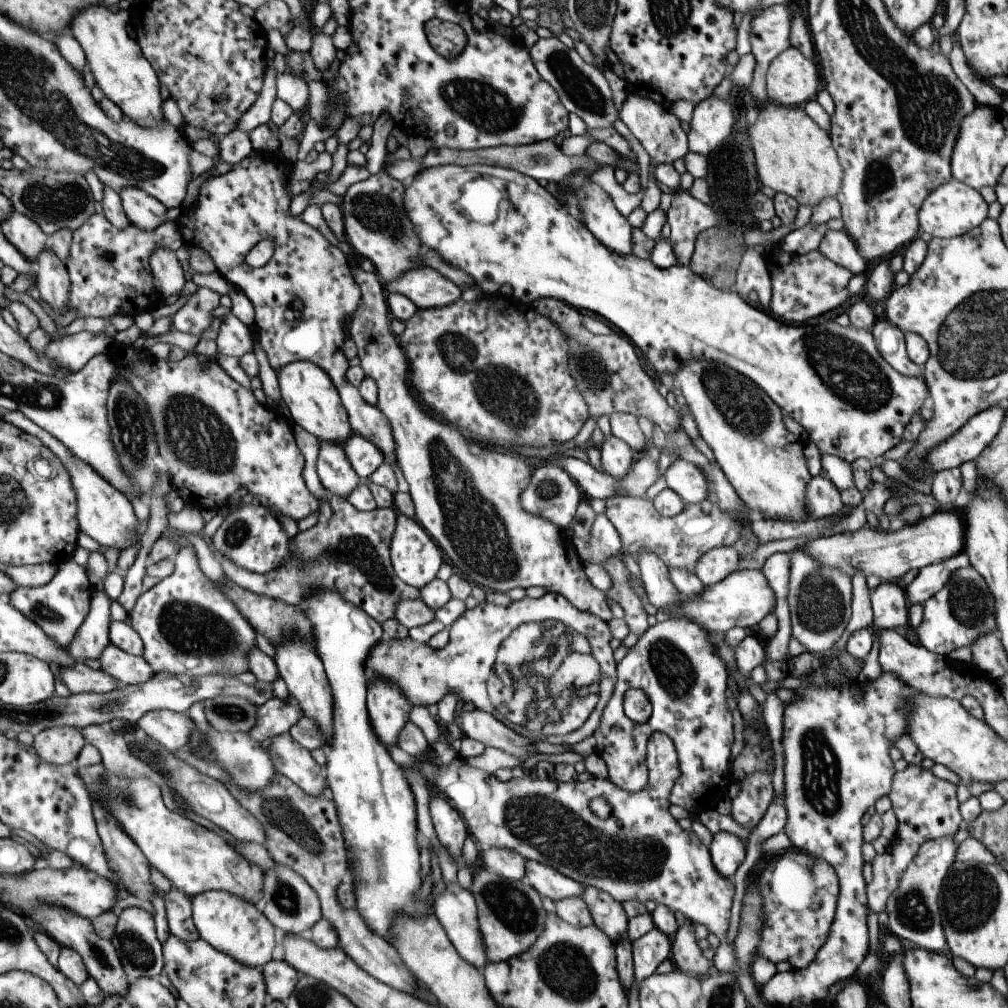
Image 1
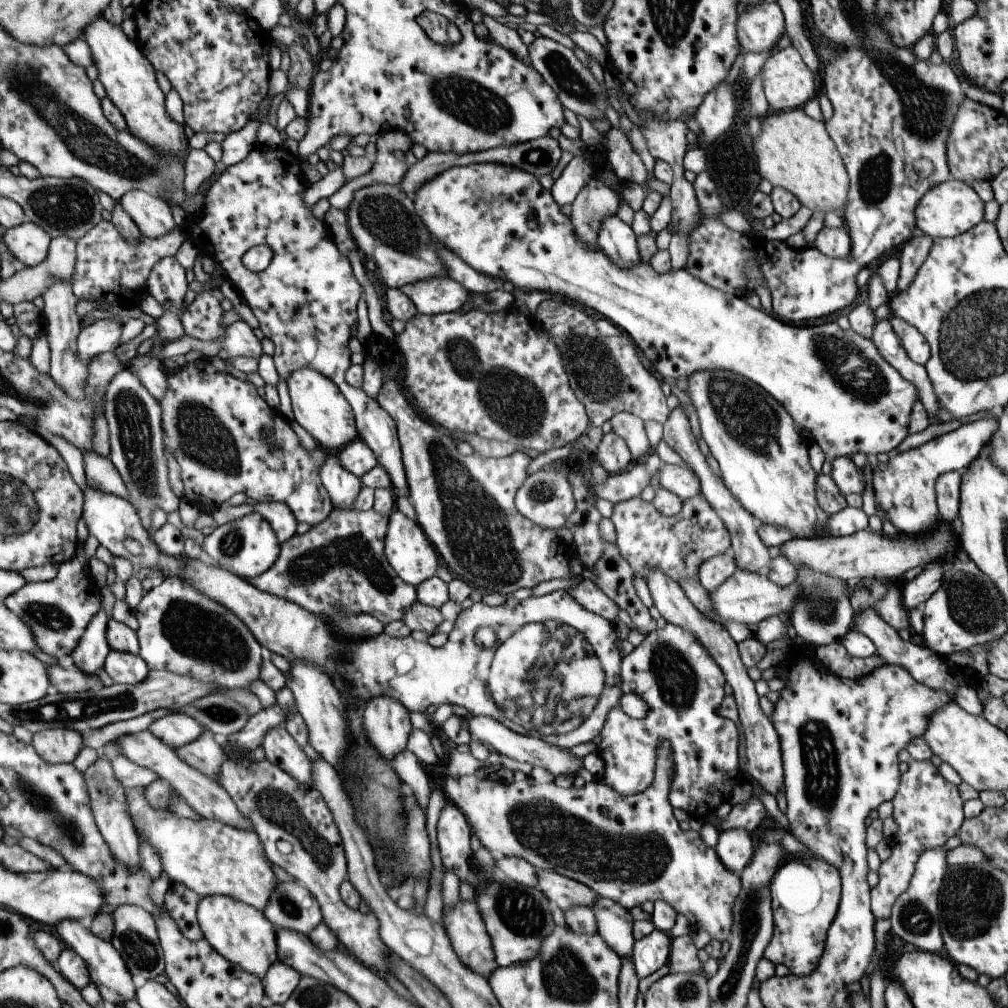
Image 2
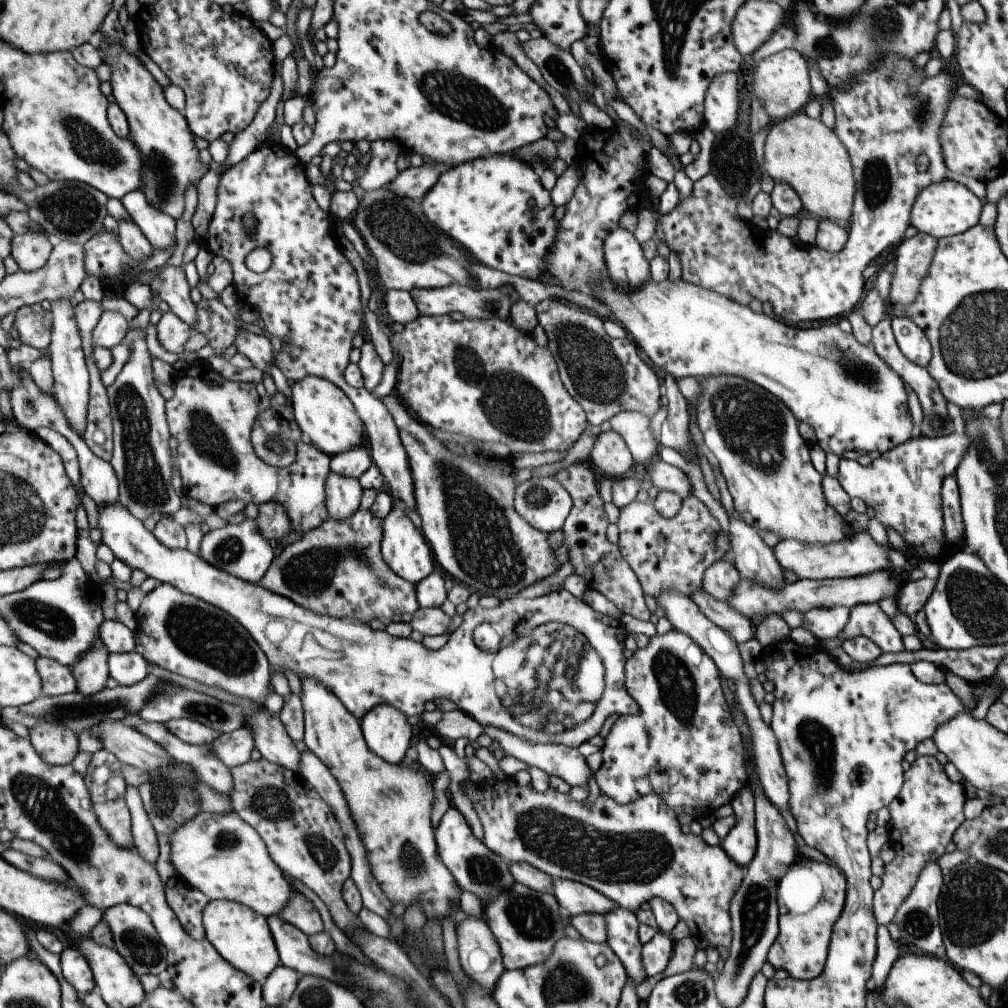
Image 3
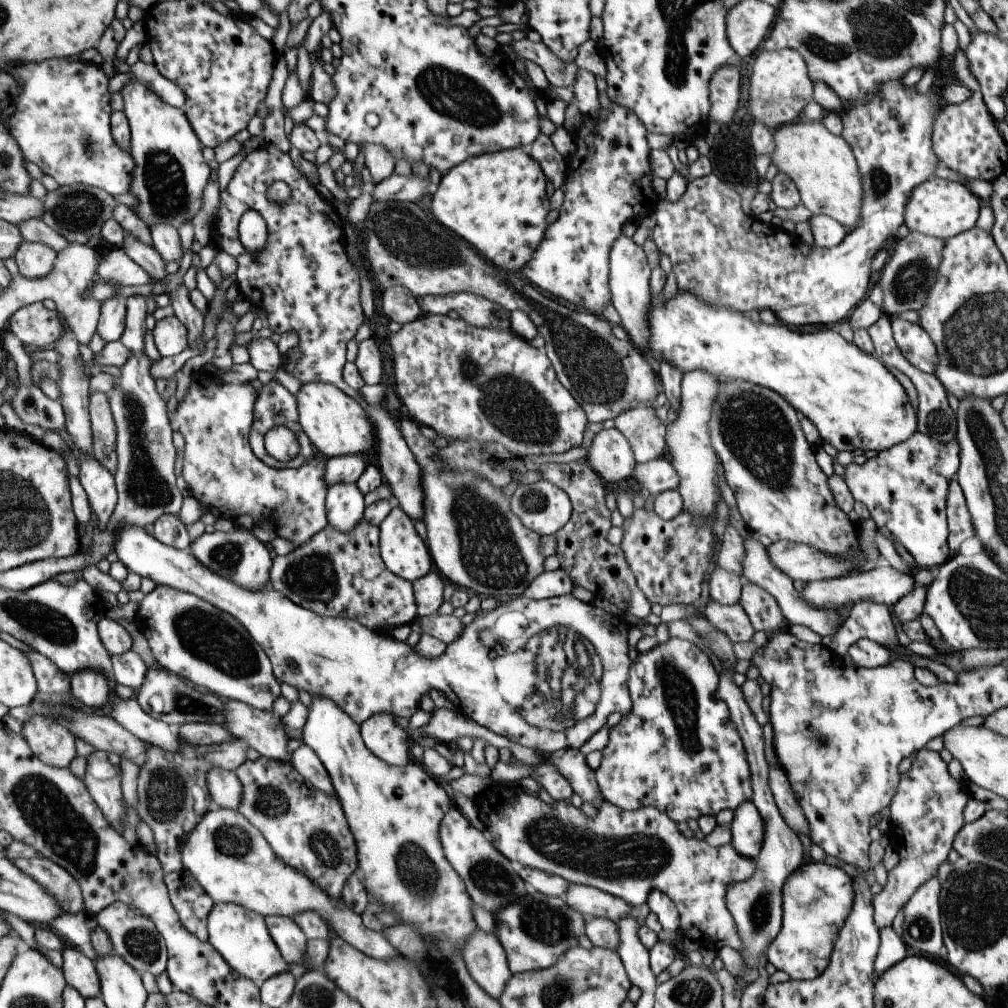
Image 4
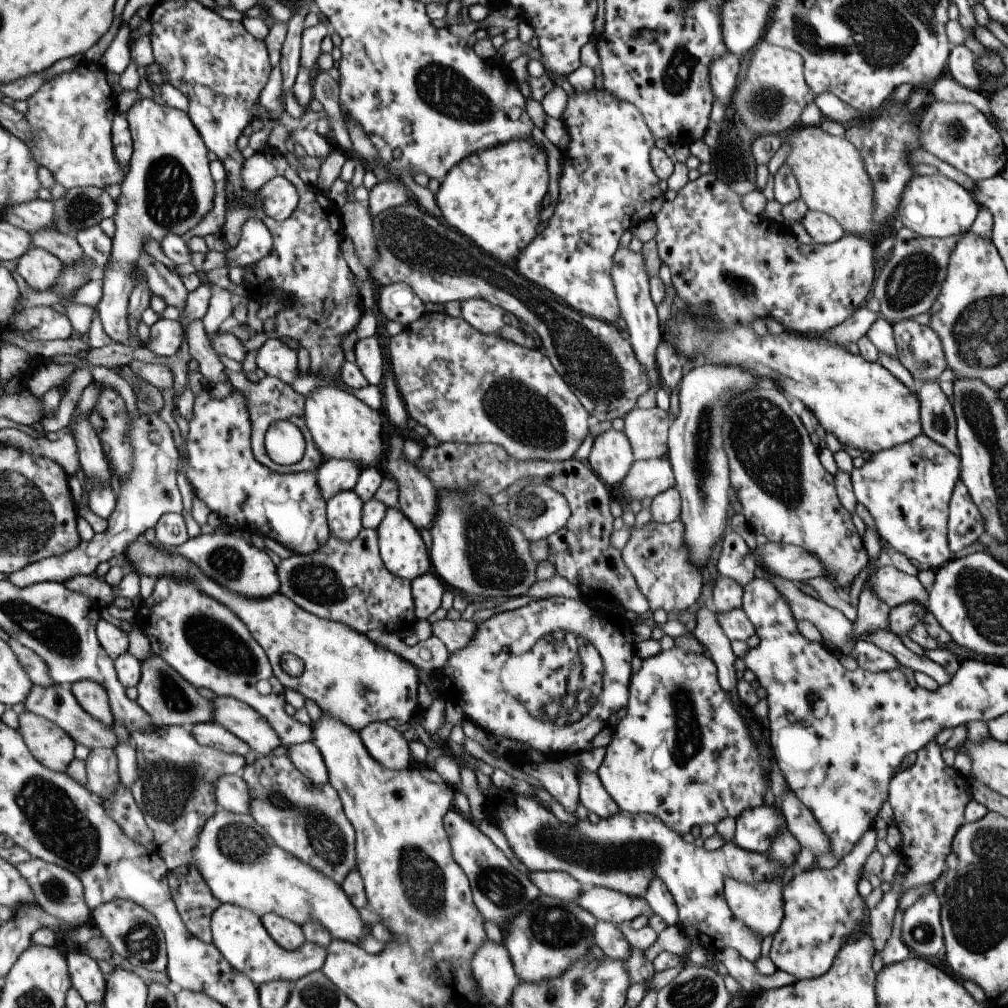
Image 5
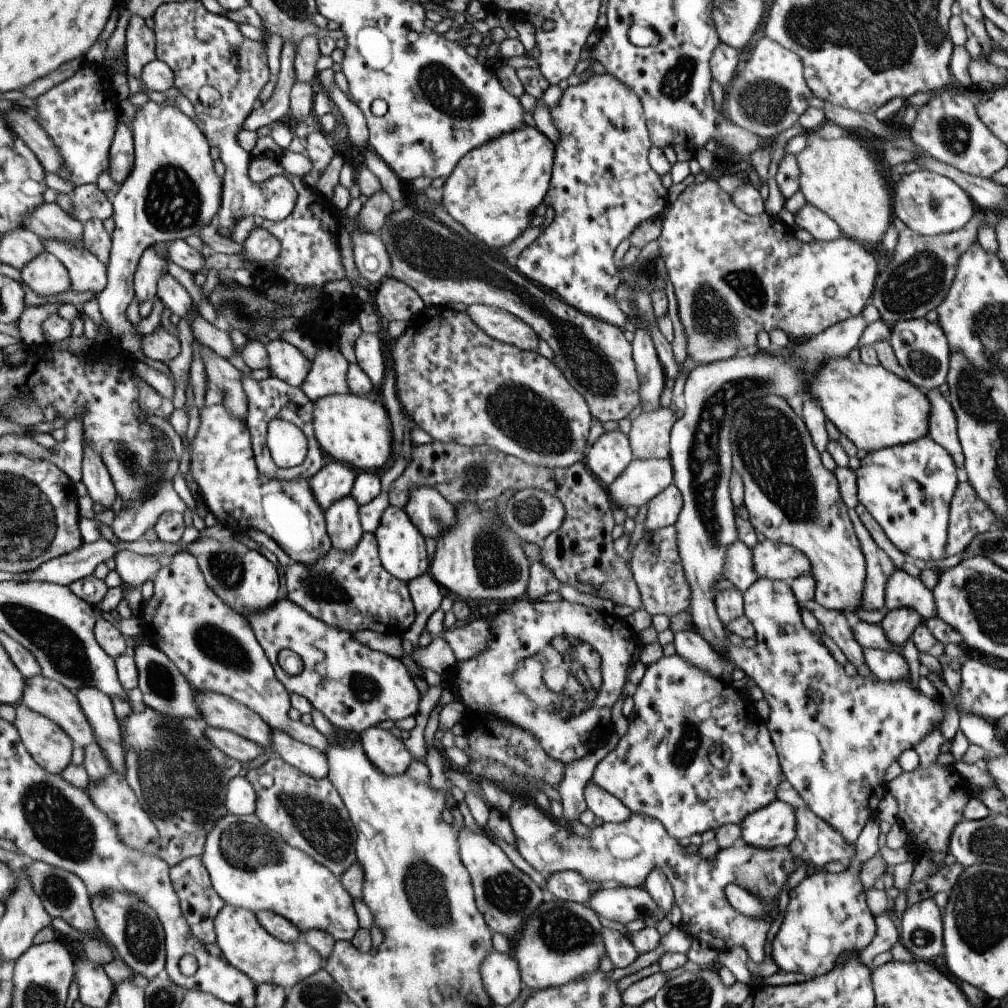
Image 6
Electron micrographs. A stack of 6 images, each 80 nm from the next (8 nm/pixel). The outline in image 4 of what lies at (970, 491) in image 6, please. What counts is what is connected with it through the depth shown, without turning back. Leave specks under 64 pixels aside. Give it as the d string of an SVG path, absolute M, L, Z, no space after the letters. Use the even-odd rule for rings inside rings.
M955 478L949 481L946 494L946 525L948 528L946 545L951 554L958 552L959 544L963 540L975 536L962 488Z

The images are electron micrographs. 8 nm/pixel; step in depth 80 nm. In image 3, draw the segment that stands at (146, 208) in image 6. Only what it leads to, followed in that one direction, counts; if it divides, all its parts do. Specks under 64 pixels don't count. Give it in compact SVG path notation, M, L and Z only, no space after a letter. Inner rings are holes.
M94 35L92 43L96 46L97 50L102 54L102 63L111 65L111 77L108 80L110 82L111 93L115 99L115 104L123 111L123 114L126 116L128 122L128 138L131 142L137 147L139 151L140 158L140 191L145 195L145 200L155 207L155 210L161 211L162 213L166 213L172 215L173 218L179 218L181 216L181 212L183 212L183 192L187 190L187 186L191 186L191 184L196 185L198 180L204 176L204 174L208 171L209 166L204 165L199 161L197 157L197 148L195 147L195 142L193 141L192 132L189 130L187 126L187 121L185 117L181 115L177 110L171 108L169 104L163 99L162 88L155 82L153 77L149 71L142 65L140 60L135 56L130 56L123 49L121 43L117 45L113 45L108 47L105 43L102 42L102 37ZM101 311L99 320L92 330L92 348L95 345L110 349L122 342L123 335L126 333L128 321L113 311Z

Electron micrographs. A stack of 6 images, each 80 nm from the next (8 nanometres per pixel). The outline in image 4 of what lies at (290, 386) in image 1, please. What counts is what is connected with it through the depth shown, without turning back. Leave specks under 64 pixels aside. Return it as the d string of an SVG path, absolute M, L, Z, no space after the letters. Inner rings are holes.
M324 382L301 385L295 394L298 423L317 454L324 458L345 455L368 456L374 450L374 428L361 405L336 386Z

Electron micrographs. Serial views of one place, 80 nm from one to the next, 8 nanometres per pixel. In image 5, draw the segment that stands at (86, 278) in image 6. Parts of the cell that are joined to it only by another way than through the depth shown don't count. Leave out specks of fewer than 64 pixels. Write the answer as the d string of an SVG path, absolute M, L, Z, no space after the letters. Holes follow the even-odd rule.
M39 231L29 233L33 247L41 247L43 250L56 256L64 266L77 264L84 256L74 236L61 234L59 231Z

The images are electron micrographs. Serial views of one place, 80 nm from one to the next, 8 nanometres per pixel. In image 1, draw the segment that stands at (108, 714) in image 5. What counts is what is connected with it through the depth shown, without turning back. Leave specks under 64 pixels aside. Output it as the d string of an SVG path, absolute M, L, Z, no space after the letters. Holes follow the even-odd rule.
M104 591L92 592L87 616L68 644L67 651L73 661L83 663L84 660L97 660L104 651L109 643L108 626L112 620L109 616L111 601Z

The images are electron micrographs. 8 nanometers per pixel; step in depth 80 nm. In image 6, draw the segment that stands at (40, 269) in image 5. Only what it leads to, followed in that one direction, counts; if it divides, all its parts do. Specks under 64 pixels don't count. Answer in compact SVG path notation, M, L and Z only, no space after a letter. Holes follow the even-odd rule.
M40 253L19 271L20 281L37 296L57 296L70 289L66 268L51 253Z

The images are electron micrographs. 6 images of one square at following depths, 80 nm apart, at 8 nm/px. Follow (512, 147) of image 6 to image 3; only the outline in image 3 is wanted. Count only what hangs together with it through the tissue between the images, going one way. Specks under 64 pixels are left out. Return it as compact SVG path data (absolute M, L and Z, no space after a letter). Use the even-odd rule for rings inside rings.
M509 153L494 154L485 158L476 158L472 161L467 161L458 165L453 165L445 170L442 170L434 182L434 185L427 188L425 196L420 202L422 213L427 217L427 220L434 224L442 233L448 234L449 238L457 241L459 246L465 250L465 254L474 263L493 268L493 270L500 270L505 274L513 274L523 278L538 280L538 278L545 272L544 268L544 254L552 249L553 241L556 241L556 230L558 221L553 219L554 206L550 199L550 194L541 187L539 183L539 173L536 173L528 164L525 164L521 159Z

